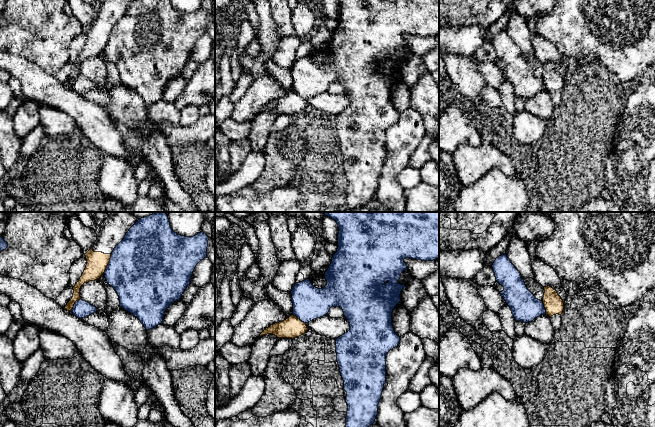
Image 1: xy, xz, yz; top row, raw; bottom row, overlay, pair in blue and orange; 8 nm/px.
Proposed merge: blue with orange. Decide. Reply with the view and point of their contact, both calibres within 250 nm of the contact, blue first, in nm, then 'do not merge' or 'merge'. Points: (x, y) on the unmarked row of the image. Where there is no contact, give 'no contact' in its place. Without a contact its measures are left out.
xy (108, 40) | 500/170 nm | do not merge

